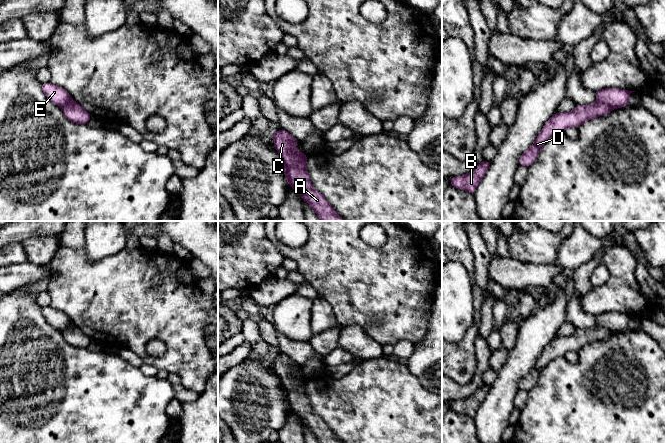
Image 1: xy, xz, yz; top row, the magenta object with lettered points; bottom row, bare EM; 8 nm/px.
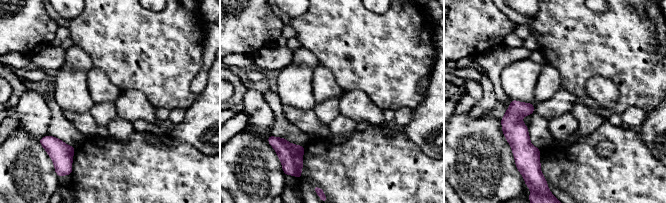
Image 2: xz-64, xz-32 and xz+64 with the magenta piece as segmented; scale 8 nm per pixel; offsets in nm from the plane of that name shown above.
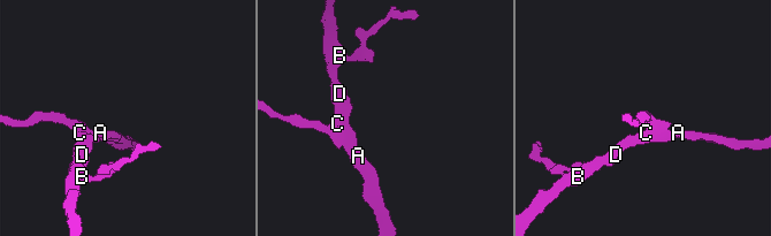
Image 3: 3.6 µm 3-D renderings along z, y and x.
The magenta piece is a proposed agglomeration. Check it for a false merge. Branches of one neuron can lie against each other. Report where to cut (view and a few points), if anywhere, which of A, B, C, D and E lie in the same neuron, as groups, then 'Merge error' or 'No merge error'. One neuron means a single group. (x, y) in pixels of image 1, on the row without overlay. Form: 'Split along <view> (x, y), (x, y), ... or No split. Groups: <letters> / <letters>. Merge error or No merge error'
Split along xz (282, 383), (286, 389), (290, 407). Groups: A B C D / E. Merge error

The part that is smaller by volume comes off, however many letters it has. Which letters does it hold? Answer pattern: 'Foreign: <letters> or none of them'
Foreign: E

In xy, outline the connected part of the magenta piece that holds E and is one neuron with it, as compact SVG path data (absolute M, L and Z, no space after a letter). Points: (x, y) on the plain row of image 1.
M50 306L42 308L42 315L51 326L61 332L71 323L70 318L65 313Z

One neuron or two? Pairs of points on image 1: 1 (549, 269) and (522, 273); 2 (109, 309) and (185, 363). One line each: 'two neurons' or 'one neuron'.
1: one neuron
2: one neuron

